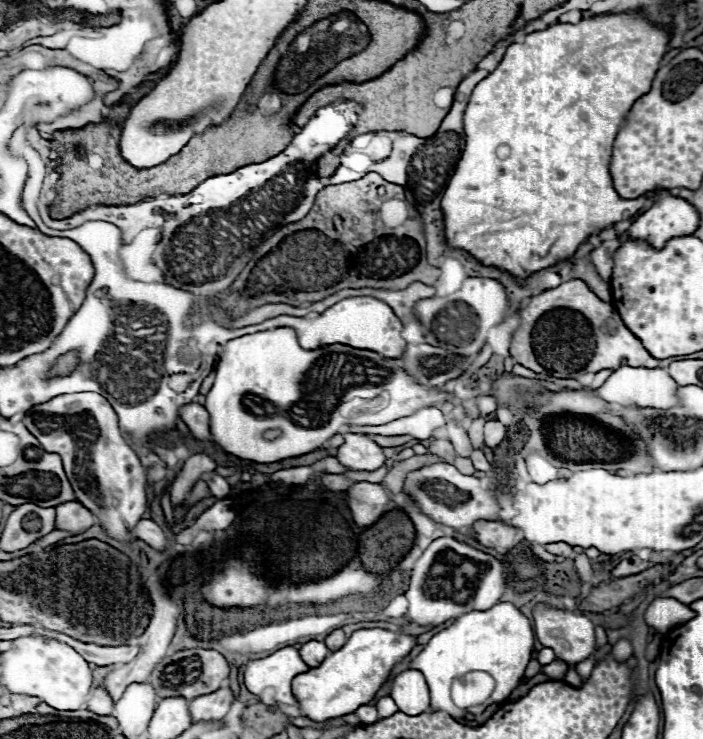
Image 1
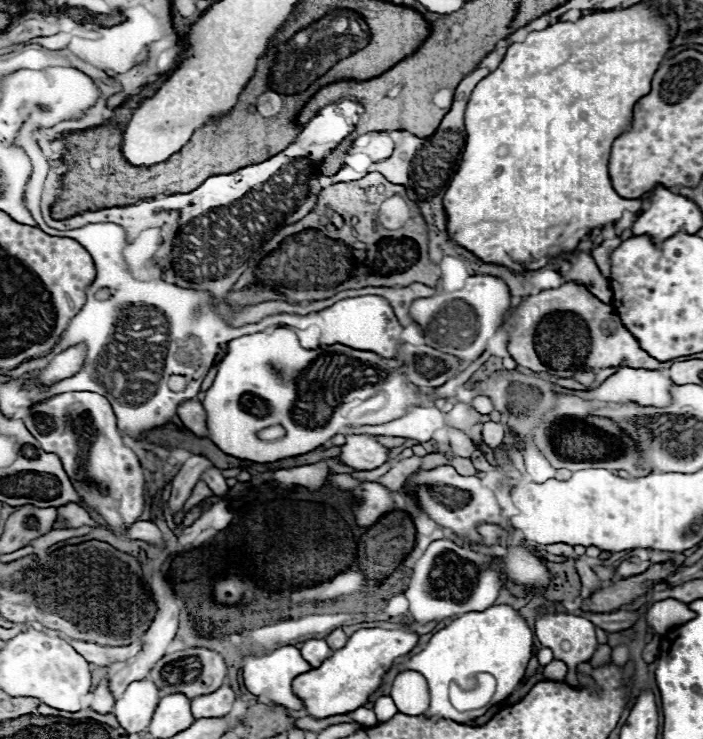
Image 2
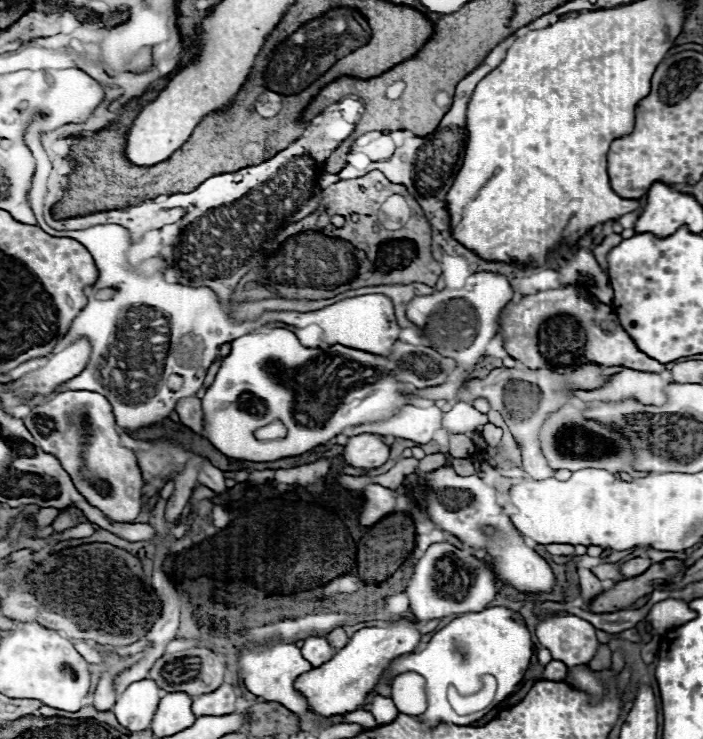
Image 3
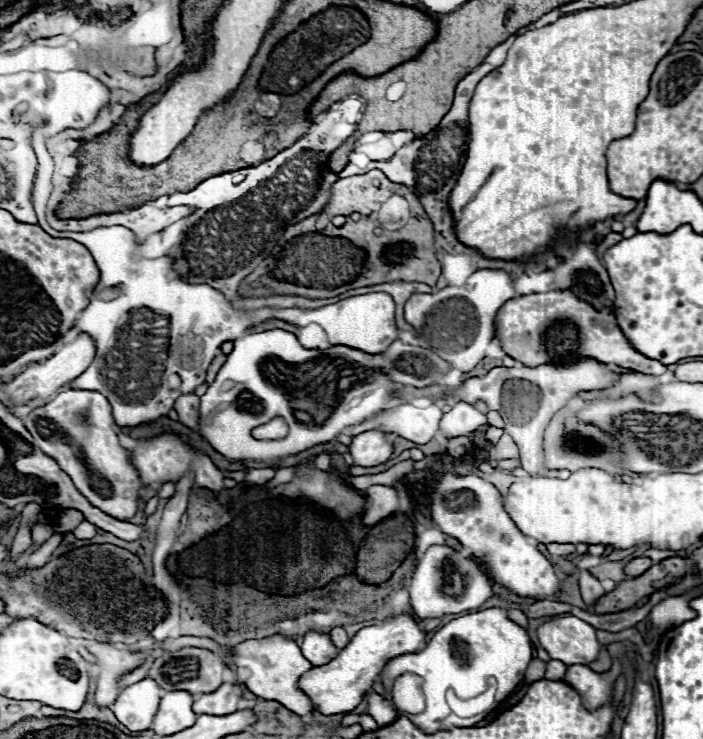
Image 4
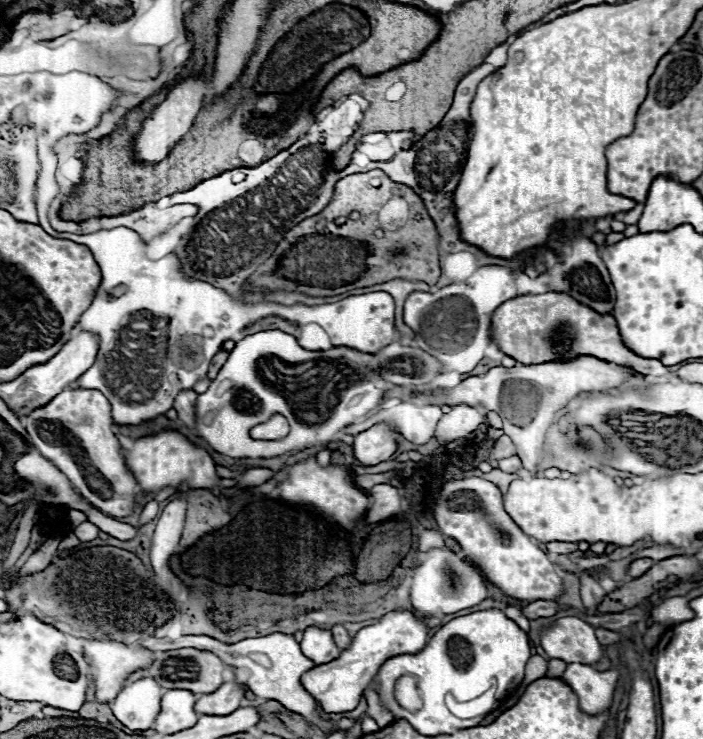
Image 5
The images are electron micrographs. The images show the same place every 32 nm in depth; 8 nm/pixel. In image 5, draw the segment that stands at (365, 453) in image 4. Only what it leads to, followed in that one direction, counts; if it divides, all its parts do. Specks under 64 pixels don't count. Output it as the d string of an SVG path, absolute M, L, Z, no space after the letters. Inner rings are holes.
M378 424L366 432L356 434L352 444L354 460L362 466L376 466L390 460L390 456L396 452L396 436L398 434L386 424Z

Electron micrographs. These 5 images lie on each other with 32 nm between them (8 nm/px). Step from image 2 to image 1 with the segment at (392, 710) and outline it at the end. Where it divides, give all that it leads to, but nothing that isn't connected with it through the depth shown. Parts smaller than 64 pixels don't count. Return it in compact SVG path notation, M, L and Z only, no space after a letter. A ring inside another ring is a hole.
M390 696L388 698L380 698L376 702L376 706L378 706L378 716L380 718L388 718L388 716L392 716L392 714L398 712L398 706L394 704L394 700Z

